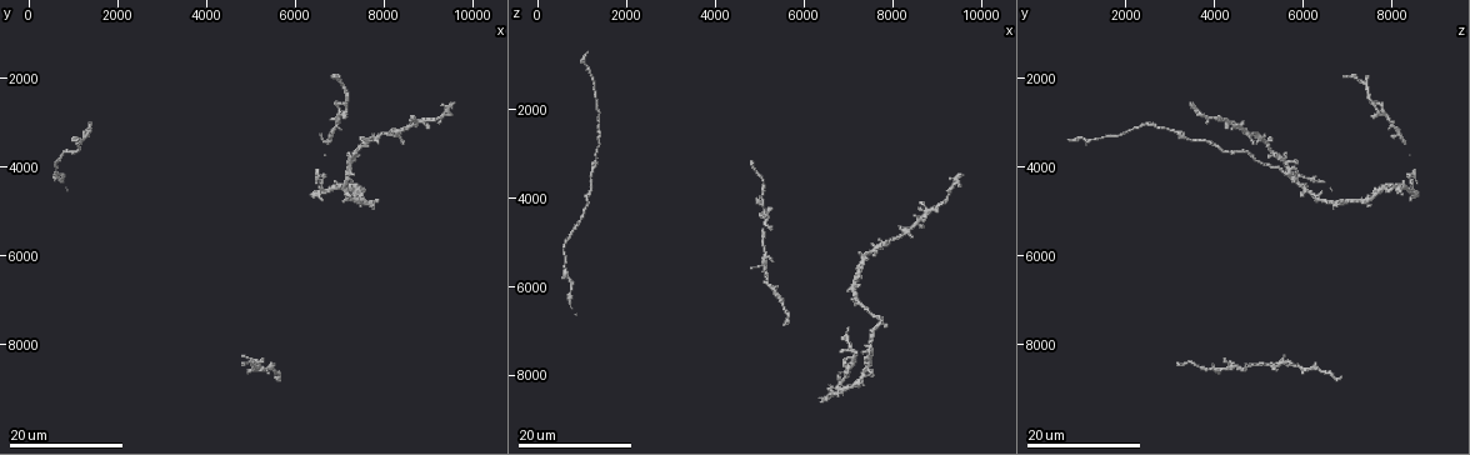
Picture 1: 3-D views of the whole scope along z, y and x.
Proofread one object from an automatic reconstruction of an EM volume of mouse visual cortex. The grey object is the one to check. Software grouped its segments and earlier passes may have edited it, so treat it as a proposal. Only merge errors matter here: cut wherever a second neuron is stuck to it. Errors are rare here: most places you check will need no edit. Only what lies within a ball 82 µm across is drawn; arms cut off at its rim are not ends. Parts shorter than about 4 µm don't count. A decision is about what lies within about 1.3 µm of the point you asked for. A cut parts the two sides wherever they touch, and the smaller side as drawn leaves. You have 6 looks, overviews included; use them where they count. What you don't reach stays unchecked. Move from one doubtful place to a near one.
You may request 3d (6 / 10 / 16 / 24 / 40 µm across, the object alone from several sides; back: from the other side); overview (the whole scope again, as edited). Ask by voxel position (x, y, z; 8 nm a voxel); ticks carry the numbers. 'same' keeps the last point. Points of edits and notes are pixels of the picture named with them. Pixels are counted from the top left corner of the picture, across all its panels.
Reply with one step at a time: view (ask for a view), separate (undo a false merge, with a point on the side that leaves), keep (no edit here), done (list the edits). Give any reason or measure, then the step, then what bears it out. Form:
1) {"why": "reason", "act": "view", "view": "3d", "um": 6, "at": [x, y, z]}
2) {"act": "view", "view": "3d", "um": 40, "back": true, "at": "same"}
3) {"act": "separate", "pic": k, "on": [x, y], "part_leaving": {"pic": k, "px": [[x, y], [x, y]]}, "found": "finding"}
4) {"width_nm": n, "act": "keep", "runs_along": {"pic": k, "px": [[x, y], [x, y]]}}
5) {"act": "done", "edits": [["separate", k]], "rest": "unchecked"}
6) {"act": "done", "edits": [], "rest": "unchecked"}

{"why": "three arms meet", "act": "view", "view": "3d", "um": 24, "at": [5500, 8550, 6250]}

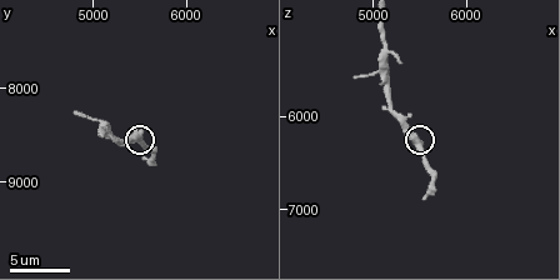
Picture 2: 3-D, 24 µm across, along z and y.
{"why": "zoom in", "act": "view", "view": "3d", "um": 10, "at": [5500, 8550, 6300]}

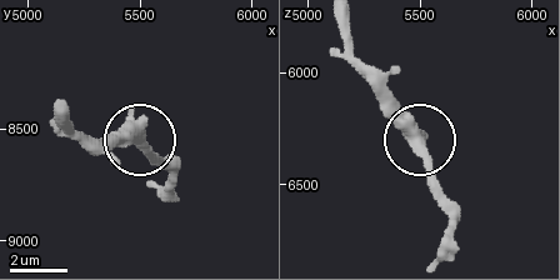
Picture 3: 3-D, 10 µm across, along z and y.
{"width_nm": 370, "act": "keep", "found": "all the same neuron"}

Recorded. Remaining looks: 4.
{"why": "thick turns thin", "act": "view", "view": "3d", "um": 16, "at": [5100, 8550, 3950]}

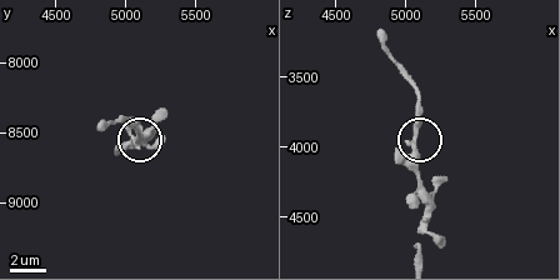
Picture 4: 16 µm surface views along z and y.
{"act": "view", "view": "3d", "um": 10, "at": "same"}

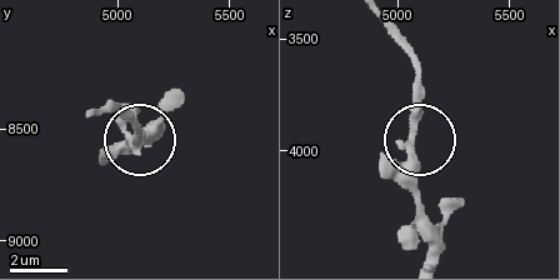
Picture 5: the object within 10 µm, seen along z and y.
{"arms": 3, "act": "keep", "runs_along": {"pic": 5, "px": [[425, 258], [425, 221], [411, 179], [418, 66]]}, "found": "continuous, no second neuron"}

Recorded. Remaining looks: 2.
{"why": "calibre changes", "act": "view", "view": "3d", "um": 24, "at": [5100, 8600, 4550]}

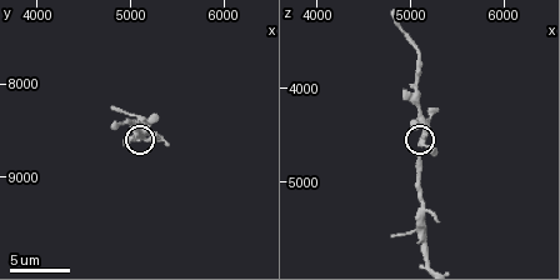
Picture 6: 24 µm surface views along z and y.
{"act": "view", "view": "3d", "um": 6, "at": "same"}

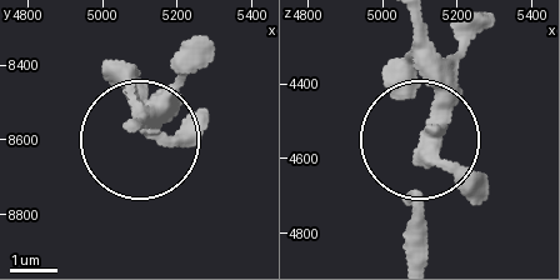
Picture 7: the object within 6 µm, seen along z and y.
{"width_nm": 310, "act": "keep", "found": "one neuron here"}

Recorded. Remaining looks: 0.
{"act": "done", "edits": [], "rest": "unchecked"}

